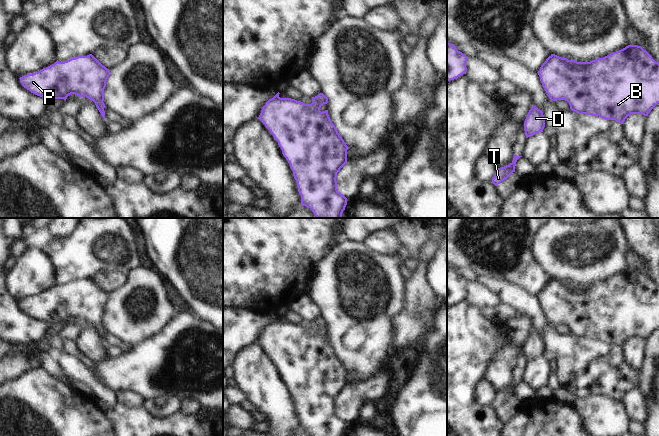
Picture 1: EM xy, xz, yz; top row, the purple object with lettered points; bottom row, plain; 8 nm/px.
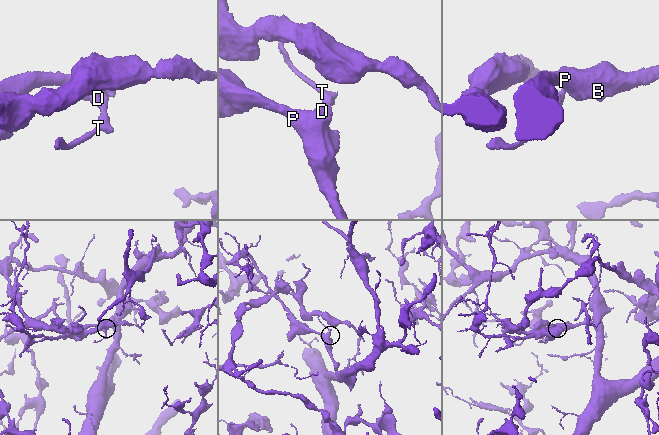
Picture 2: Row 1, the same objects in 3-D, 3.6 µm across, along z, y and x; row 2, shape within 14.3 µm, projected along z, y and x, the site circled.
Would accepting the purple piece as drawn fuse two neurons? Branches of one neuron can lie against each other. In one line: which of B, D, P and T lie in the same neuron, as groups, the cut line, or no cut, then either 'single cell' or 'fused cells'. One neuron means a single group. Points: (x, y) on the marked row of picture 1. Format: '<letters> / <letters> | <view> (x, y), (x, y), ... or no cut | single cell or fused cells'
B D P T | no cut | single cell

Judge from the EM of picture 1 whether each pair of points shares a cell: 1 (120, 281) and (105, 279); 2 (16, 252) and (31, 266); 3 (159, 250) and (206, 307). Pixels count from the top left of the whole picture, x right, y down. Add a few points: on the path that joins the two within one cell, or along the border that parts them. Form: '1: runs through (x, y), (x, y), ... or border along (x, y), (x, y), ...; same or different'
1: runs through (116, 281), (109, 281); same
2: border along (27, 247), (16, 259); different
3: runs through (174, 265), (178, 274), (185, 281), (191, 297); same

